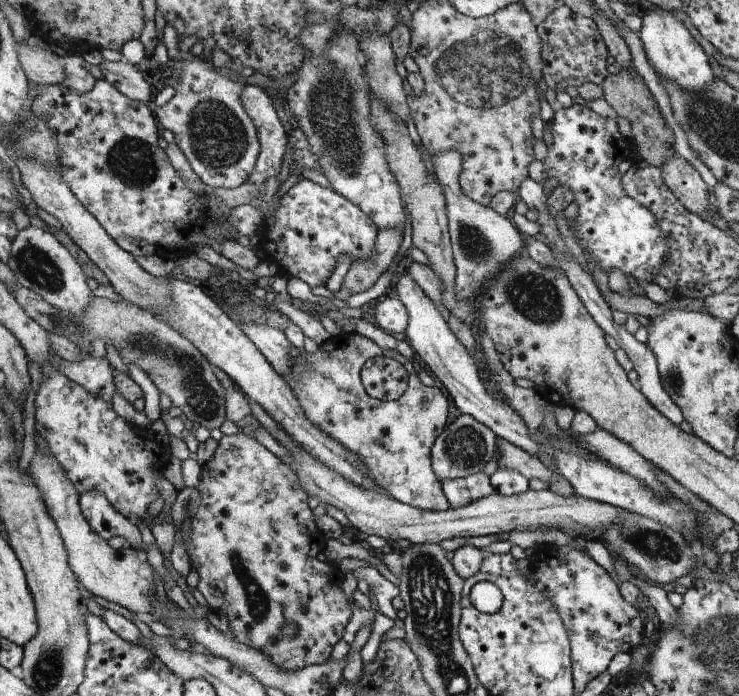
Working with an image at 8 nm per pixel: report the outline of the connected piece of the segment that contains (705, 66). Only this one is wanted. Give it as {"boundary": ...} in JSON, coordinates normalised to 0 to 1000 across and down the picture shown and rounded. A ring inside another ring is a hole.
{"boundary":[[[884,7],[869,24],[865,55],[876,85],[893,112],[915,116],[923,126],[932,131],[957,128],[968,112],[958,89],[958,80],[934,50],[928,33],[916,29],[911,16]]]}

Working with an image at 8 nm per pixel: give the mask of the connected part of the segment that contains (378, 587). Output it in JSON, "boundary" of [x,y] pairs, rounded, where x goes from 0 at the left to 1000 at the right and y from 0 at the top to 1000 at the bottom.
{"boundary":[[[494,815],[478,820],[480,830],[491,832],[510,859],[513,875],[530,891],[536,891],[537,878],[530,872],[530,861],[540,855],[540,842],[525,835],[509,816]]]}

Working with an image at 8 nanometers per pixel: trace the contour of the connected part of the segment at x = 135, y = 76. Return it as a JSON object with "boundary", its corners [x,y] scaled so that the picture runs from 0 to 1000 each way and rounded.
{"boundary":[[[168,86],[131,88],[139,112],[149,121],[156,122],[164,134],[168,134],[172,139],[177,139],[179,144],[194,148],[202,145],[204,124],[200,122],[192,105],[187,102],[180,92],[173,92]]]}

